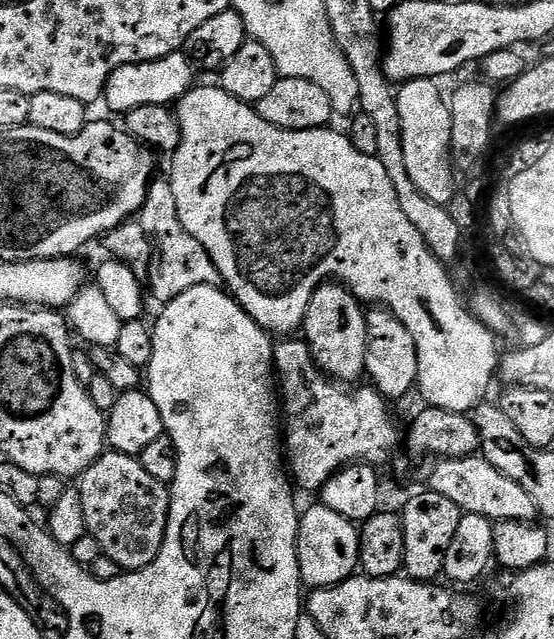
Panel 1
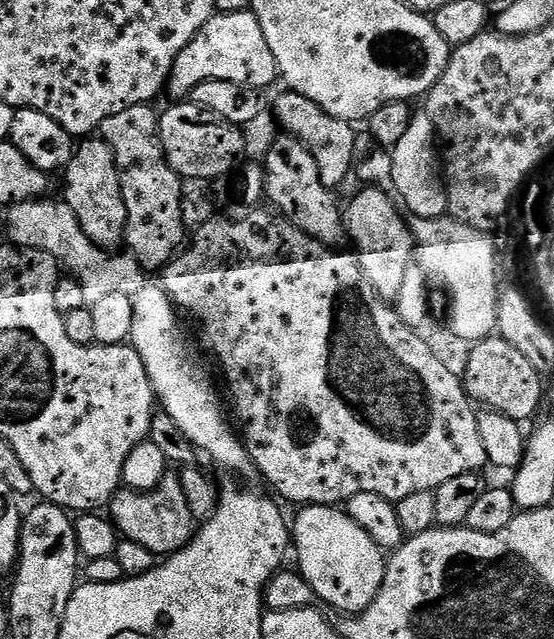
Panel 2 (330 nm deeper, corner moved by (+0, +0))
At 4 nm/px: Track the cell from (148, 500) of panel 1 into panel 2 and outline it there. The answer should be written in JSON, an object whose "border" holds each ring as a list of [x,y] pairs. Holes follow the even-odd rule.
{"border":[[[169,474],[158,482],[158,486],[149,492],[121,490],[112,497],[106,509],[107,515],[116,526],[117,533],[138,546],[146,546],[157,558],[167,558],[178,552],[192,541],[194,521],[190,514],[190,505],[182,491],[179,475]]]}

